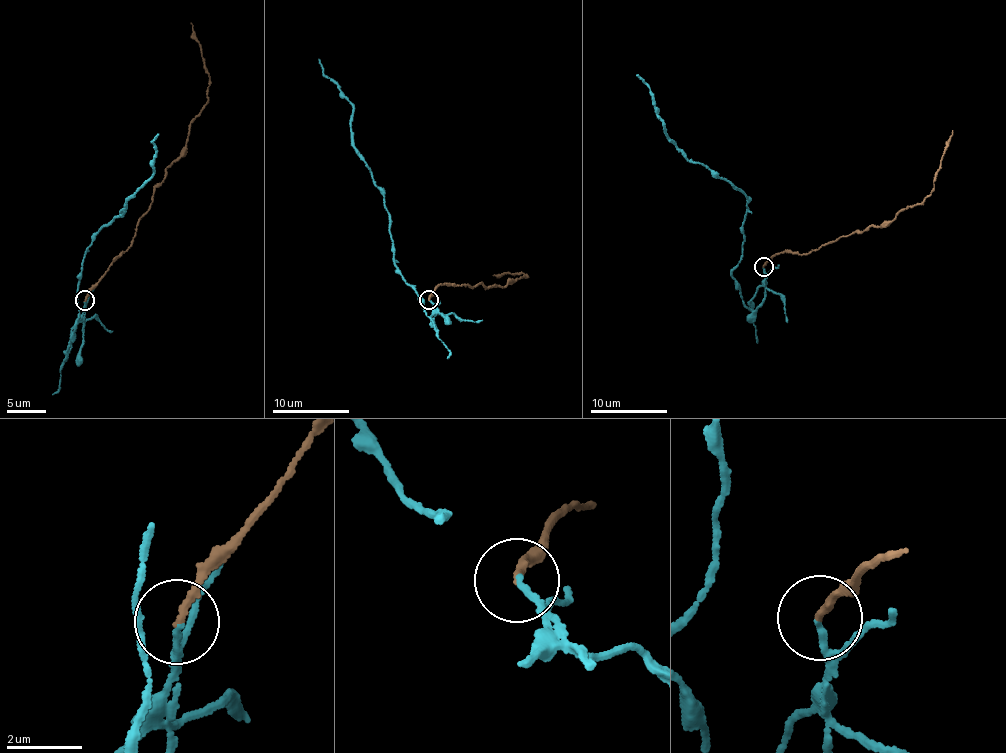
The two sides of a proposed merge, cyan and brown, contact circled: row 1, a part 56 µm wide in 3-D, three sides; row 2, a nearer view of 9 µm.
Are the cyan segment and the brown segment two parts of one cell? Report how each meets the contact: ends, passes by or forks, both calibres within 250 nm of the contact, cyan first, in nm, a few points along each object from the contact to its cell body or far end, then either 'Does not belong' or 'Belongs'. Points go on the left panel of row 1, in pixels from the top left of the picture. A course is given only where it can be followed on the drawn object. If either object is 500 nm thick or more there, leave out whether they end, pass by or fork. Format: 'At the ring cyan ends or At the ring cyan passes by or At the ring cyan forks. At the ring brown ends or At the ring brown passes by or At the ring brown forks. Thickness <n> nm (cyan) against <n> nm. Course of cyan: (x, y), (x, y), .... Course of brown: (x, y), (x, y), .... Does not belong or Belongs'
At the ring cyan ends. At the ring brown ends. Thickness 160 nm (cyan) against 180 nm. Course of cyan: (84, 300), (67, 356), (82, 257), (98, 230), (153, 176), (159, 134). Course of brown: (84, 300), (130, 247), (156, 187), (184, 150), (191, 122), (208, 98), (210, 73), (191, 22). Does not belong

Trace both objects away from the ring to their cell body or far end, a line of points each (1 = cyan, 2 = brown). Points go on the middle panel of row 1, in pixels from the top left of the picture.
1: (428, 300), (436, 309), (432, 321), (393, 263), (381, 189), (350, 133), (353, 106), (320, 59)
2: (428, 300), (439, 284), (471, 288), (480, 282), (487, 287), (507, 285), (527, 275), (522, 271), (493, 274)

